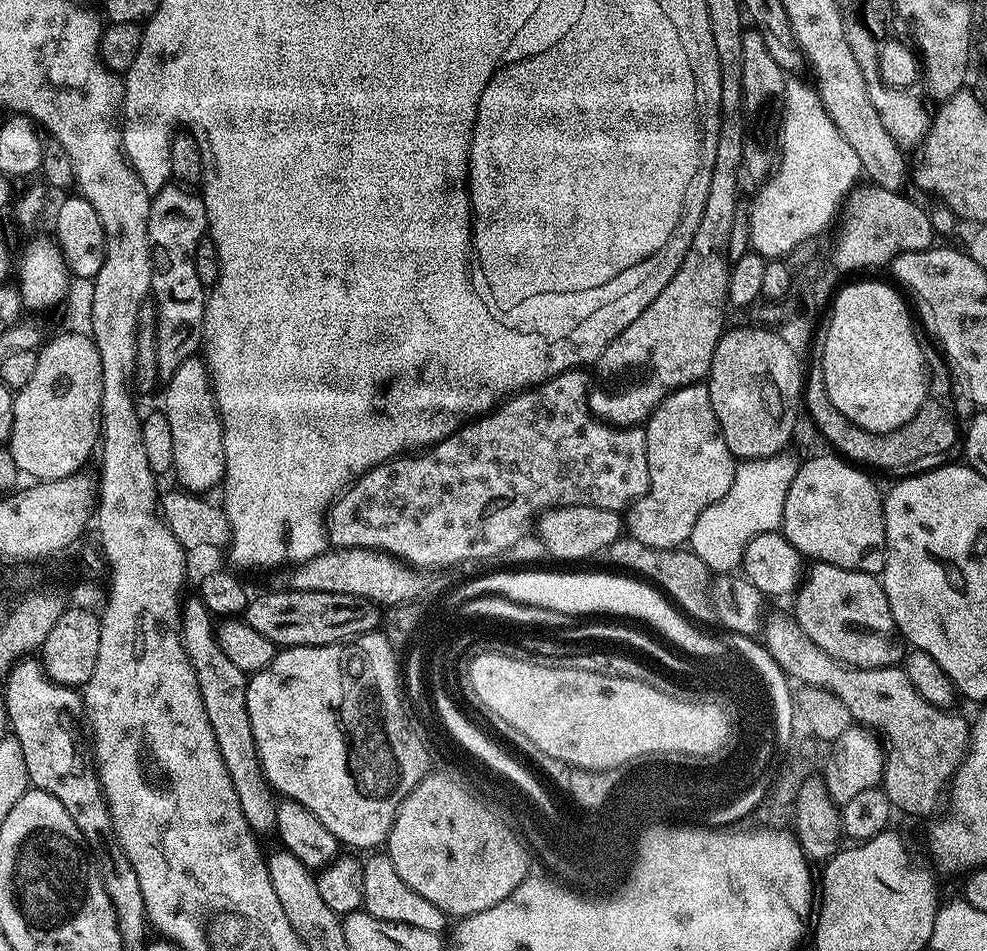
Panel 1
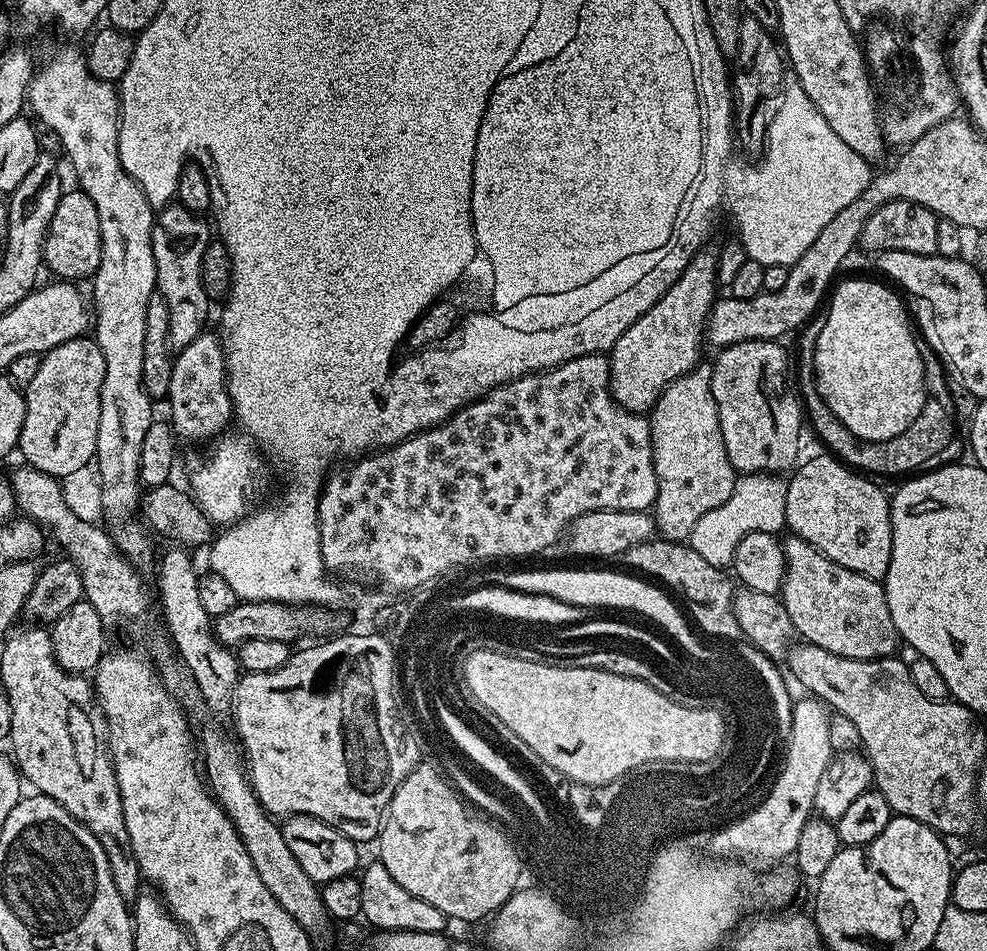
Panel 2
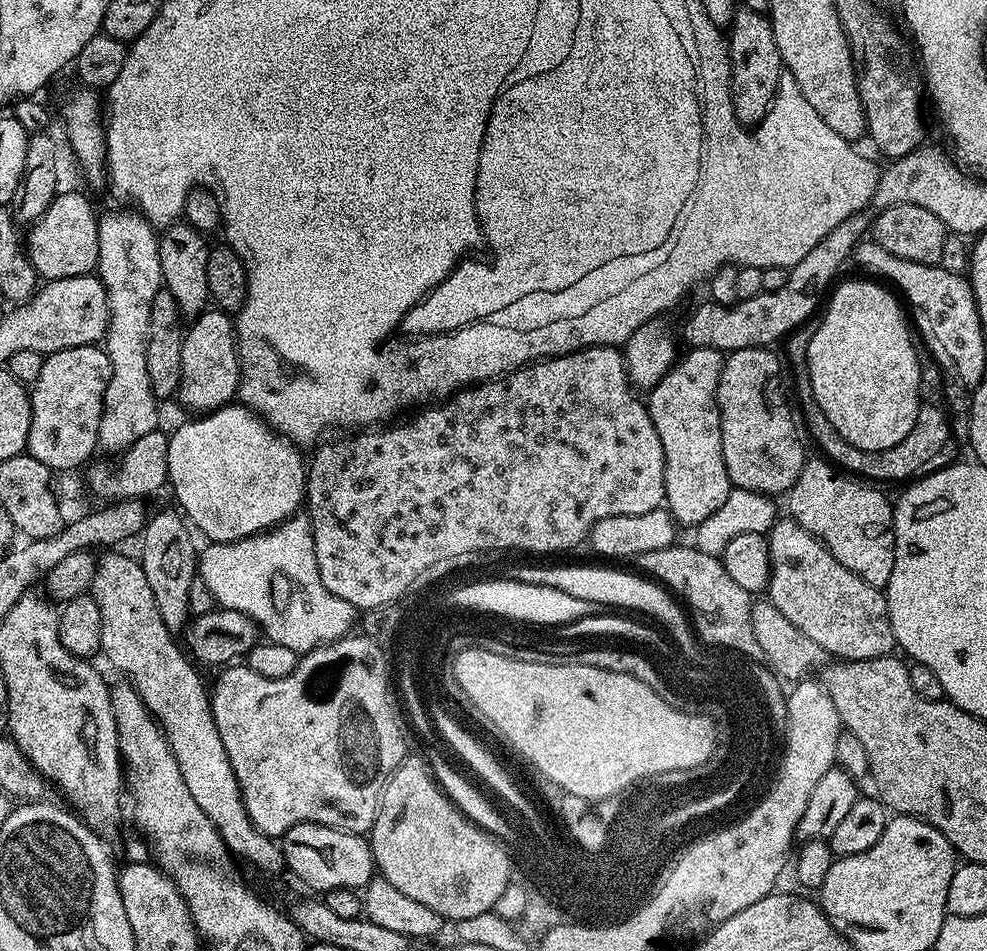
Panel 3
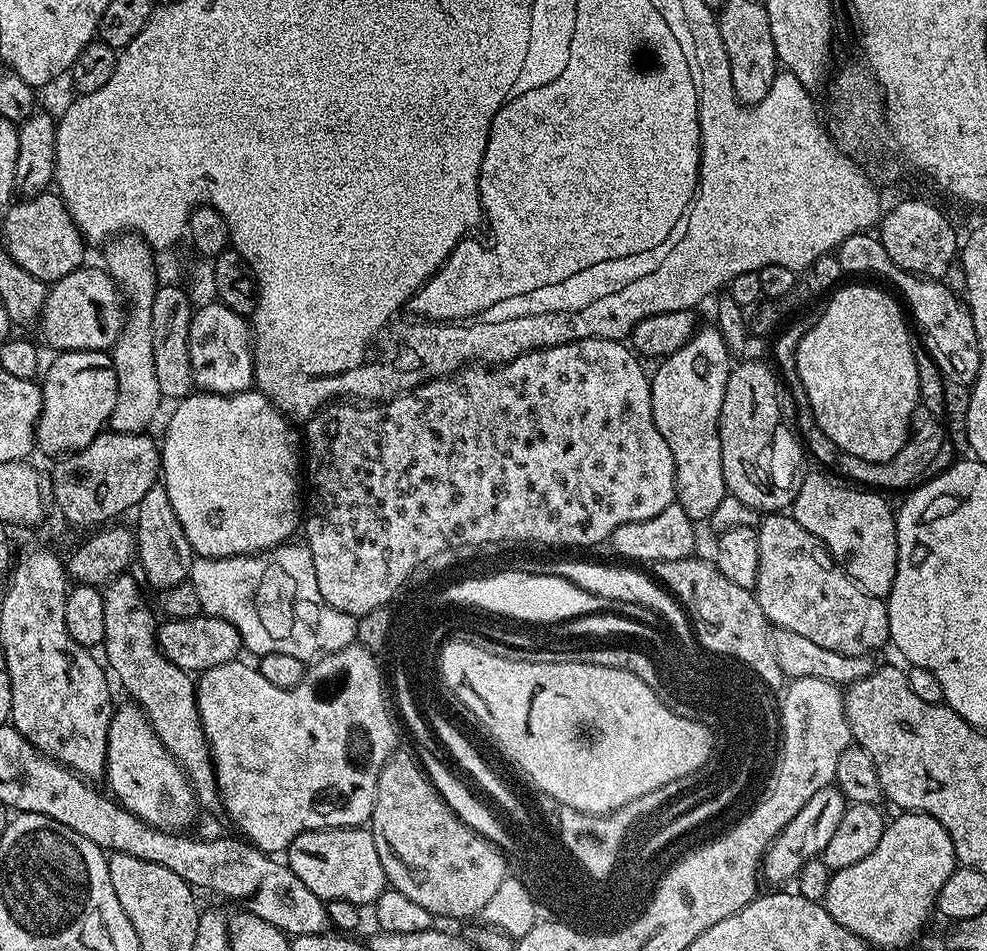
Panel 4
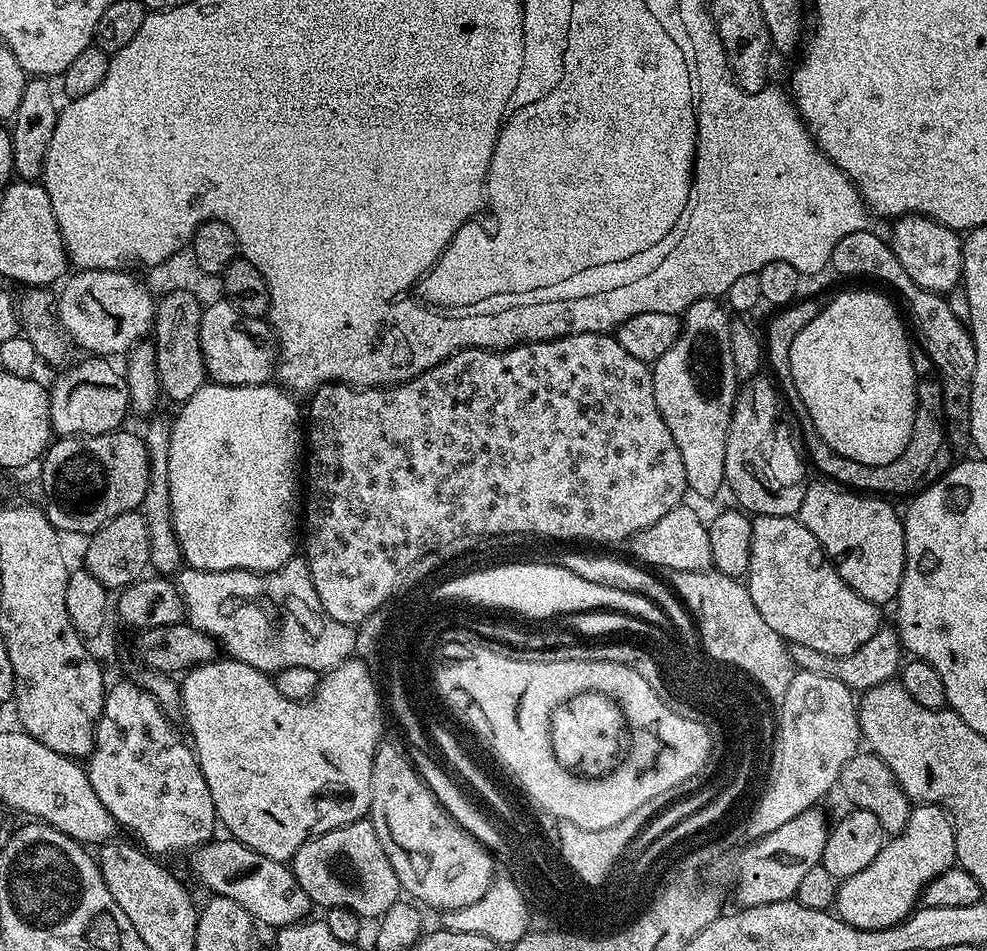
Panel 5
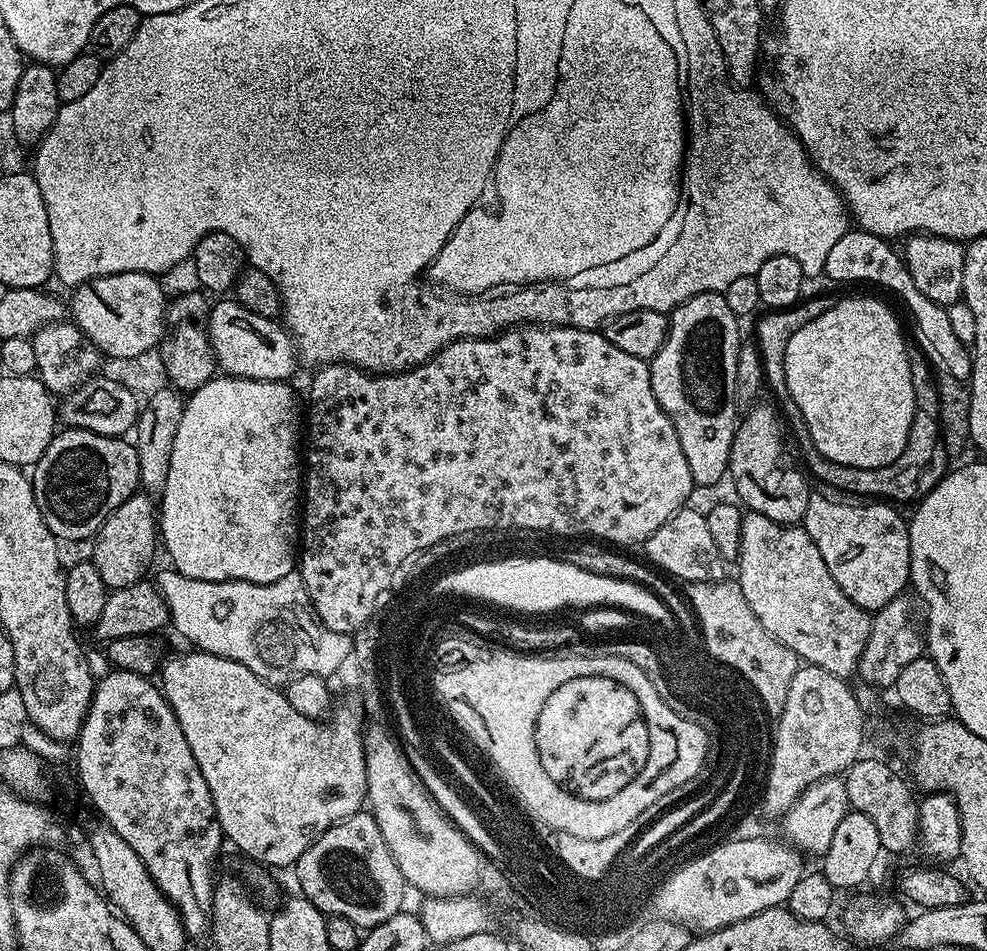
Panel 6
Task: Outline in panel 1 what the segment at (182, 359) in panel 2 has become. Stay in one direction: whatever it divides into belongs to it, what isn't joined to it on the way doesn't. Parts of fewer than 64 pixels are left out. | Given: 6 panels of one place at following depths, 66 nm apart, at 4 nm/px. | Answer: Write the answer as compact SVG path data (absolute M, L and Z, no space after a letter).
M199 355L190 356L186 362L182 362L182 366L178 366L178 370L174 370L172 376L167 377L163 388L162 410L170 422L174 476L180 479L181 489L193 494L208 494L216 483L217 487L224 479L224 427L220 421L220 409L216 406L216 396L212 393L212 373Z

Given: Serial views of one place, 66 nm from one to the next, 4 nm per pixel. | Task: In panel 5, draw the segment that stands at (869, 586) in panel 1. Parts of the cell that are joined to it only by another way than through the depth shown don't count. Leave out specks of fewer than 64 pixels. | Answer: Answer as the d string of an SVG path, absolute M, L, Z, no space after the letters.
M758 516L752 520L746 587L750 598L754 598L754 606L758 606L758 614L762 614L770 630L777 632L789 645L810 646L810 650L818 650L827 656L845 656L854 654L854 650L870 642L882 627L881 609L848 585L825 554L818 538L814 538L807 524L796 516Z

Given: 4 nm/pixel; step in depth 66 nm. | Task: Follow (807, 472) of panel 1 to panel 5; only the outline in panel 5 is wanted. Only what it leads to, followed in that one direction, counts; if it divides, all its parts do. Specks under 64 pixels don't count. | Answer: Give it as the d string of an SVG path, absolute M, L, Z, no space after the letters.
M828 482L807 485L798 519L818 538L836 571L871 604L884 606L902 586L904 569L904 522L884 498L865 498Z

